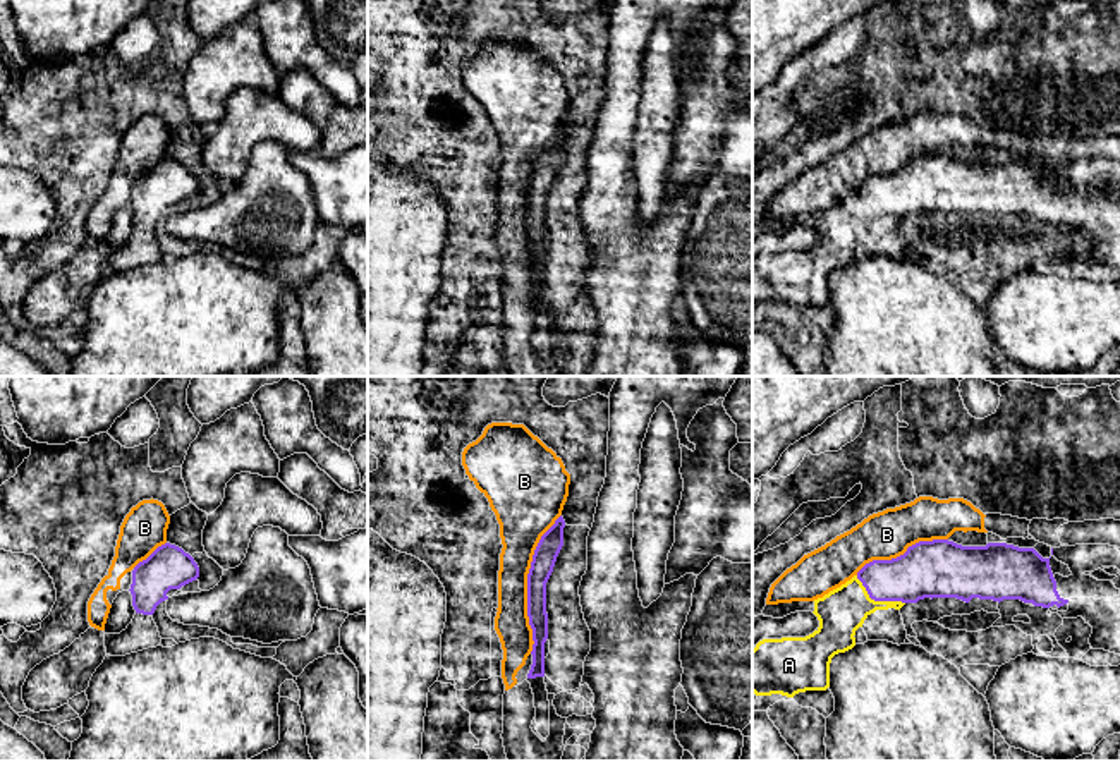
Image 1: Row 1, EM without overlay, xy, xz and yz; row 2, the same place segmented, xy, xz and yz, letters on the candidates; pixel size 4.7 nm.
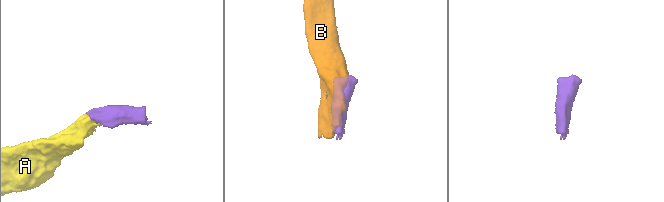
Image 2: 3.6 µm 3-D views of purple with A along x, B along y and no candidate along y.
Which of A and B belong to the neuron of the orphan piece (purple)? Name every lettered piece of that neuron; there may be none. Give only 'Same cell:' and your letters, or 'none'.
Same cell: A

